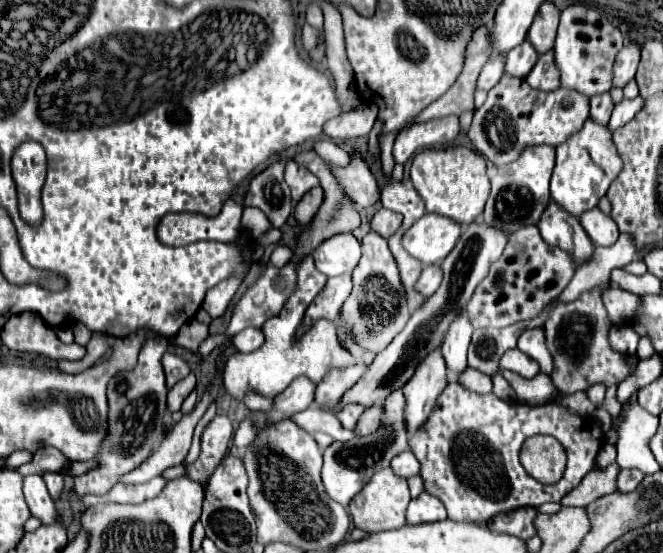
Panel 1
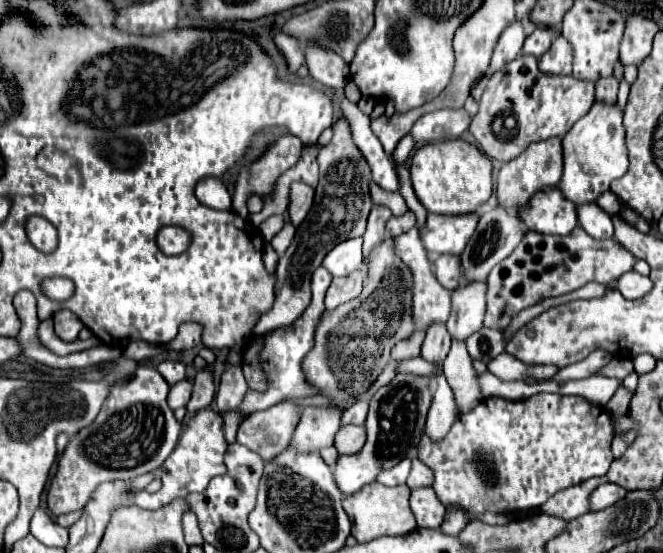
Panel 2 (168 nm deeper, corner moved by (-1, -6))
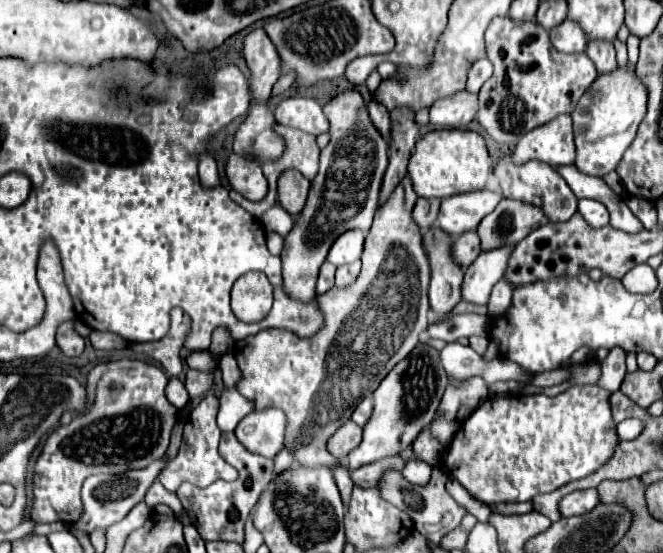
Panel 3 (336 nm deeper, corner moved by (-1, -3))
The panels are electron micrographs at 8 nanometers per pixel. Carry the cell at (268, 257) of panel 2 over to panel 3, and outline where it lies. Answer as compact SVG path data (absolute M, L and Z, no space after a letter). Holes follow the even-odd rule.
M269 232L267 234L267 248L269 248L269 252L273 256L279 256L281 250L283 250L283 238L279 234L275 234L275 232Z

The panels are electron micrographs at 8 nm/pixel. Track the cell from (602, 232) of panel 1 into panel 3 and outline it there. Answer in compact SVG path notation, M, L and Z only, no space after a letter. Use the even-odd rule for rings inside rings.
M579 200L579 214L587 220L593 228L603 228L609 224L607 208L597 200Z

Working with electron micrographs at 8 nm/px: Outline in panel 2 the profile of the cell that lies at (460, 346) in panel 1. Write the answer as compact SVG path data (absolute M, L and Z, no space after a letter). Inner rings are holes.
M477 281L477 285L461 285L451 293L453 301L447 321L447 331L451 337L467 339L483 327L485 289L487 281Z

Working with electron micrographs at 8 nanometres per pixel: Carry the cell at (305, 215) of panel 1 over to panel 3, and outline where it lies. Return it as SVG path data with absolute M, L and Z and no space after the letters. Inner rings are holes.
M287 170L279 178L279 204L295 218L307 200L311 182L303 176L297 174L297 170Z

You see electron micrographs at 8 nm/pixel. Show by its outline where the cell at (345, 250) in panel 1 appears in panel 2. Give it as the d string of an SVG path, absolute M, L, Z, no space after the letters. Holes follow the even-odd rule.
M347 239L343 243L339 243L337 247L333 247L327 257L323 259L323 267L331 273L331 275L349 275L351 271L359 269L359 265L363 263L363 253L361 253L361 243L363 239Z

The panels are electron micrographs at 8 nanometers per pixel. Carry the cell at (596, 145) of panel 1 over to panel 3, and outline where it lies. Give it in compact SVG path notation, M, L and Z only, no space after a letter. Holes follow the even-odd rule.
M619 68L613 74L599 76L593 82L593 86L581 96L577 110L571 114L575 148L577 148L575 166L583 174L597 176L597 178L603 178L609 172L613 172L635 138L637 126L645 116L645 106L647 106L645 86L637 82L633 70Z

